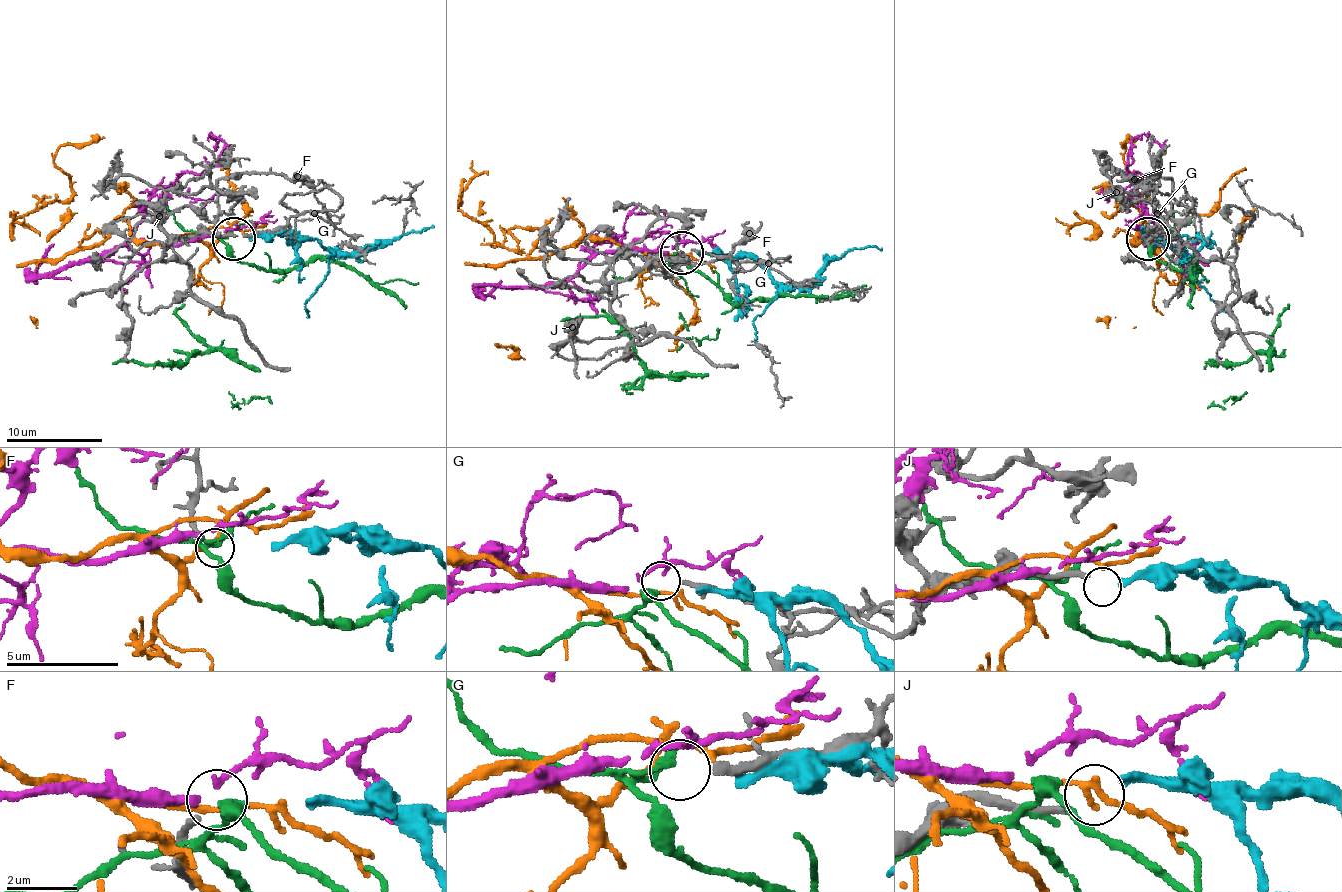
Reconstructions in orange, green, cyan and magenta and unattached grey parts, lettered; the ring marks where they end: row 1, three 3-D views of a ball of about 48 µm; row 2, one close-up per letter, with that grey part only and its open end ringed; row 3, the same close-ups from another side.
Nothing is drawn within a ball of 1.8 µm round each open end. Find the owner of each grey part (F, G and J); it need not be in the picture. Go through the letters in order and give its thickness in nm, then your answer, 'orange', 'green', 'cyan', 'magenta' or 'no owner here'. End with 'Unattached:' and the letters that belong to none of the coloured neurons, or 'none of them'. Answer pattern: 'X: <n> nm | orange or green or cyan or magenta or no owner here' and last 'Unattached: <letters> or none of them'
F: 180 nm | no owner here
G: 240 nm | magenta
J: 220 nm | cyan
Unattached: F

